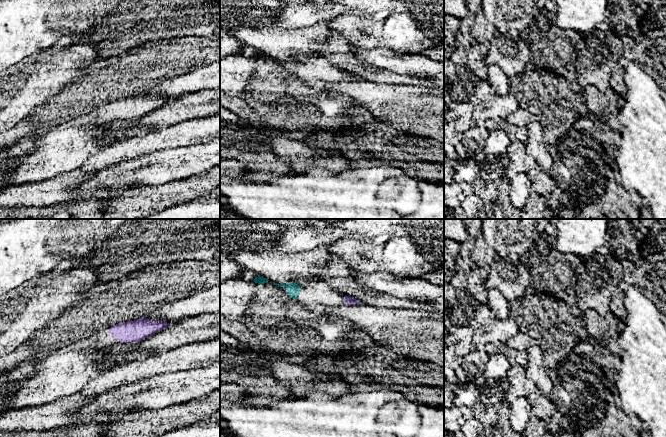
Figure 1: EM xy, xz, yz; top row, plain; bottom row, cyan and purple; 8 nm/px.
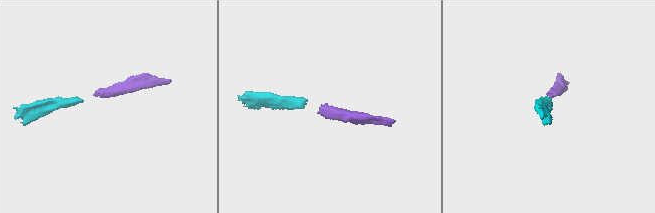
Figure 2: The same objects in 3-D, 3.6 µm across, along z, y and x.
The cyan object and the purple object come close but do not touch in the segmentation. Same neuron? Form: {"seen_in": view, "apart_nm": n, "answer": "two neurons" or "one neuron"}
{"seen_in": "xz", "apart_nm": 340, "answer": "one neuron"}

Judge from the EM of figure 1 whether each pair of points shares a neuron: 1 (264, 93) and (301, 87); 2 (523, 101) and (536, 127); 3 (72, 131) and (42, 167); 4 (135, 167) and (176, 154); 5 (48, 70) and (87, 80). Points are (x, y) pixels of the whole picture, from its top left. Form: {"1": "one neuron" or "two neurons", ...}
{"1": "one neuron", "2": "two neurons", "3": "one neuron", "4": "one neuron", "5": "two neurons"}

